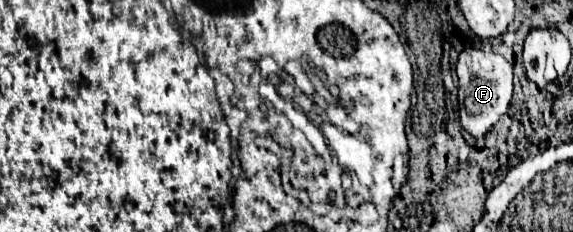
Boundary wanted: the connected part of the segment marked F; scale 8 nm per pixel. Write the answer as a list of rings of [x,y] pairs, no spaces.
[[[467,47],[461,51],[455,65],[459,77],[459,121],[461,127],[473,137],[483,137],[497,119],[509,109],[513,97],[513,67],[507,59],[493,51]]]

